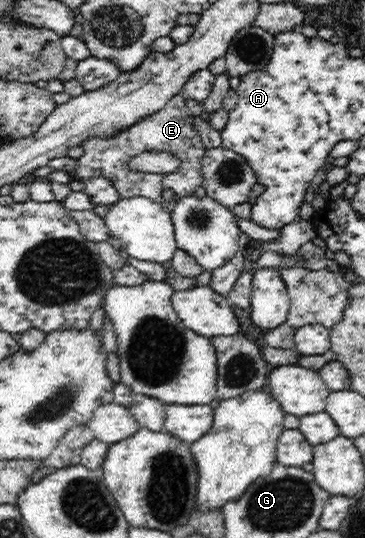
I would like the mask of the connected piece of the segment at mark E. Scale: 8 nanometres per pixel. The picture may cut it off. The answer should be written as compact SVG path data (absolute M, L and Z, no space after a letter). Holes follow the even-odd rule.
M179 93L172 97L167 105L133 125L131 129L118 133L116 136L108 138L89 138L82 143L84 153L78 158L78 164L74 171L73 179L84 182L91 177L105 176L110 179L115 189L123 199L130 197L148 197L159 202L163 209L170 212L181 197L187 197L195 193L195 189L202 185L201 159L205 153L205 147L199 133L193 128L192 116L187 110L184 93ZM143 151L168 151L176 155L181 160L180 168L175 173L143 173L131 172L127 168L127 161ZM169 189L173 191L171 200L163 198L163 191Z

